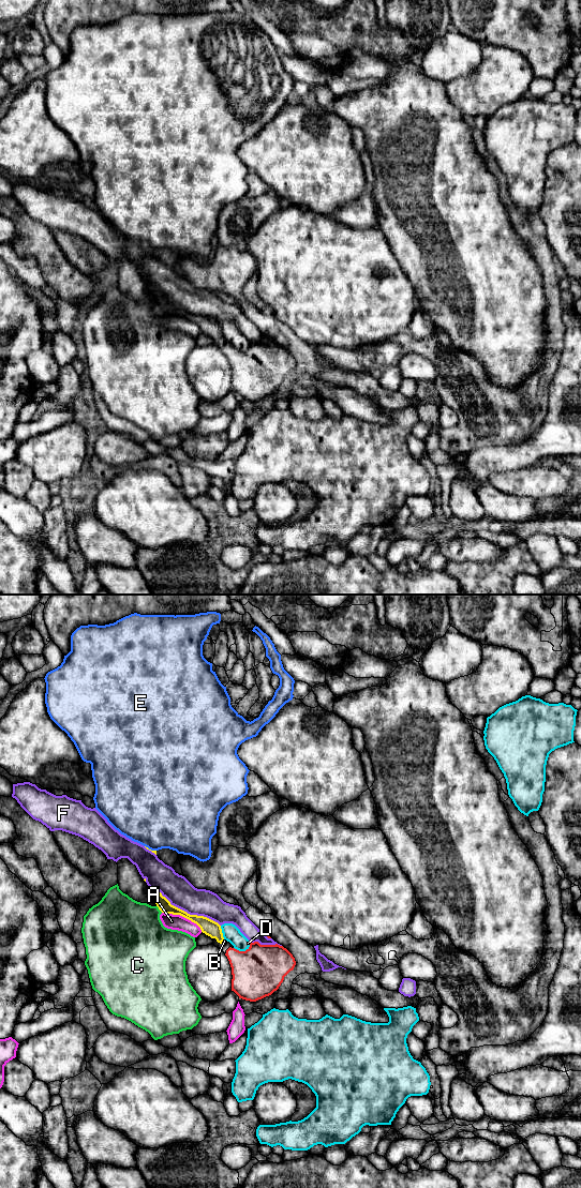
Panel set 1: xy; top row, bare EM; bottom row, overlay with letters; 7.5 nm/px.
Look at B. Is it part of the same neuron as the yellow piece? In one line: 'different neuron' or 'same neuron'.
same neuron

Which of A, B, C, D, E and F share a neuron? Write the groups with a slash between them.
A / B / C / D / E / F

